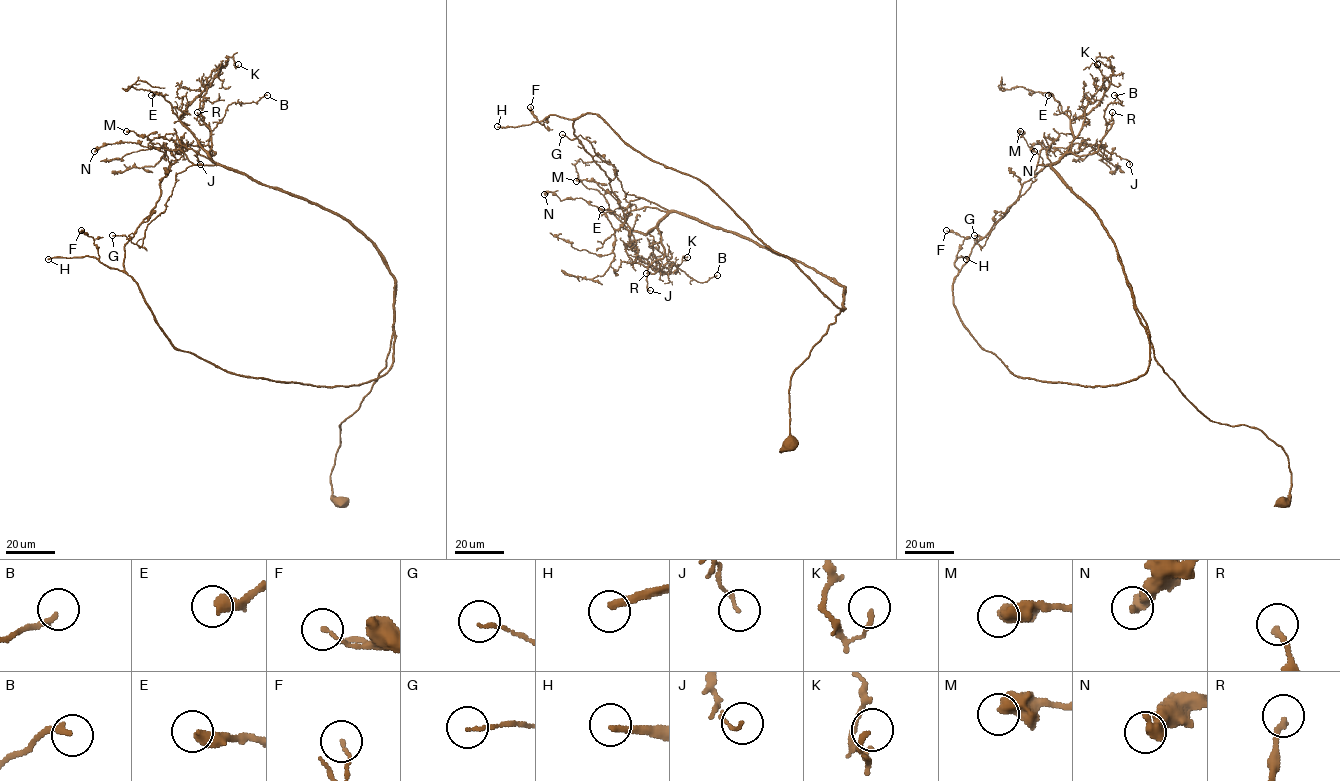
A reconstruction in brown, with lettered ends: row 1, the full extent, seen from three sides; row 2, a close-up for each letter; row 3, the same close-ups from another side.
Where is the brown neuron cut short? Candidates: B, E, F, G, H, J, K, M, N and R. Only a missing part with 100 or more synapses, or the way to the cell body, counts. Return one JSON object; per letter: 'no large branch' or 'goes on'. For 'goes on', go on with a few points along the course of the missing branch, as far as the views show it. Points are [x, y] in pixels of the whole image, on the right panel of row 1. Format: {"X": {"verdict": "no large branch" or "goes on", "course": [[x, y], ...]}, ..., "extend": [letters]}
{"B": {"verdict": "no large branch"}, "E": {"verdict": "no large branch"}, "F": {"verdict": "no large branch"}, "G": {"verdict": "no large branch"}, "H": {"verdict": "goes on", "course": [[966, 259], [997, 239], [1003, 206], [1033, 178], [1024, 147], [1049, 163], [1061, 184]]}, "J": {"verdict": "no large branch"}, "K": {"verdict": "no large branch"}, "M": {"verdict": "no large branch"}, "N": {"verdict": "no large branch"}, "R": {"verdict": "no large branch"}, "extend": ["H"]}

